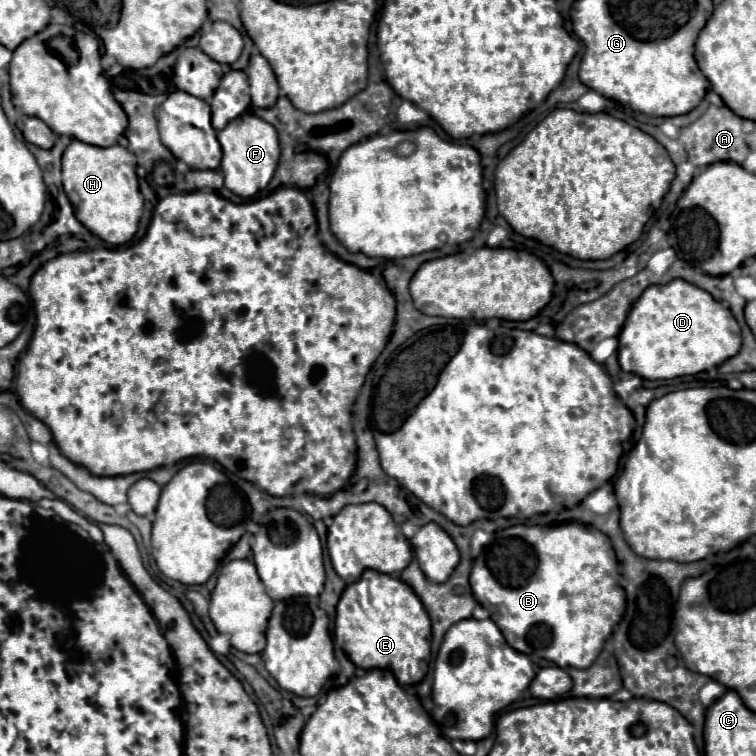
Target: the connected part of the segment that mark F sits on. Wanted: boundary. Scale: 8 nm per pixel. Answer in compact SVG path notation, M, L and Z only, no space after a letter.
M244 112L238 118L234 118L224 130L218 132L218 142L224 152L220 170L224 174L224 186L228 190L242 198L250 198L268 186L280 160L278 132L270 122L258 118L252 112Z

